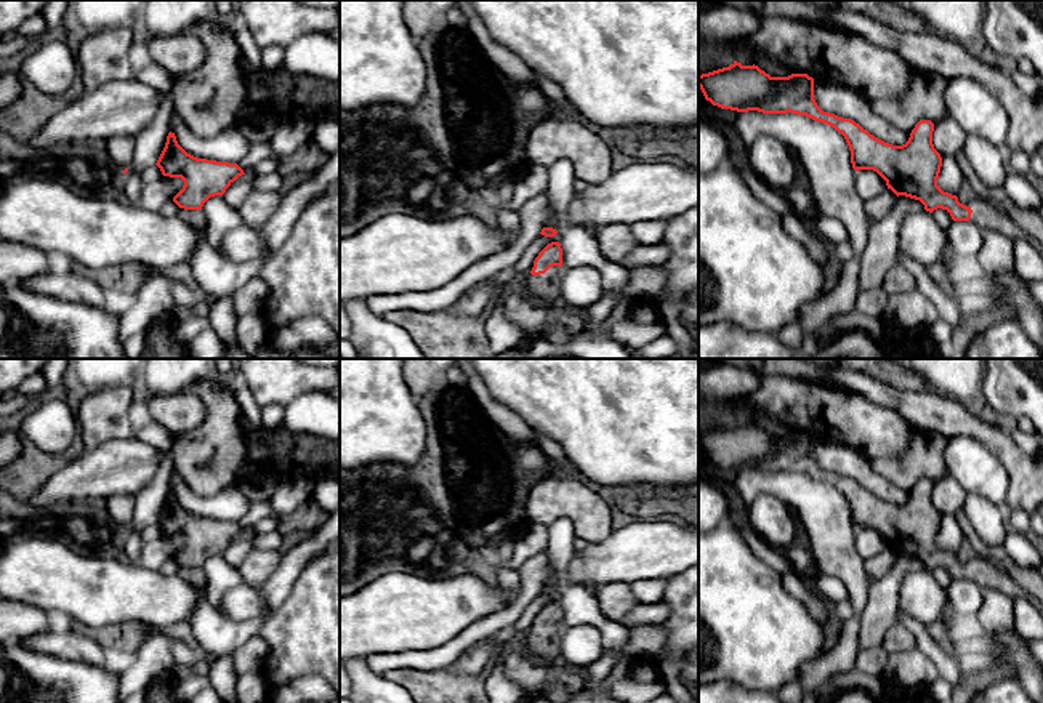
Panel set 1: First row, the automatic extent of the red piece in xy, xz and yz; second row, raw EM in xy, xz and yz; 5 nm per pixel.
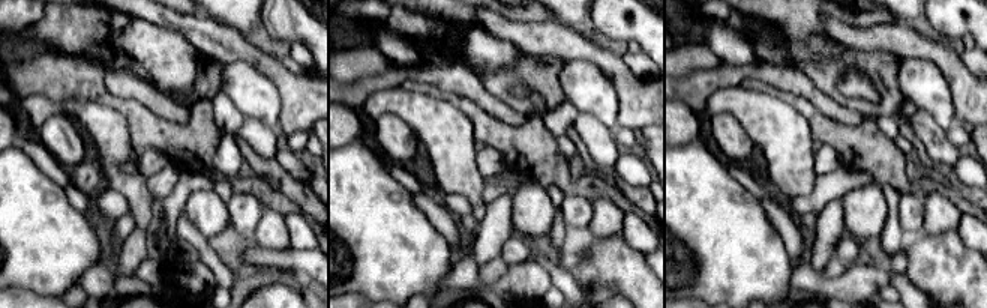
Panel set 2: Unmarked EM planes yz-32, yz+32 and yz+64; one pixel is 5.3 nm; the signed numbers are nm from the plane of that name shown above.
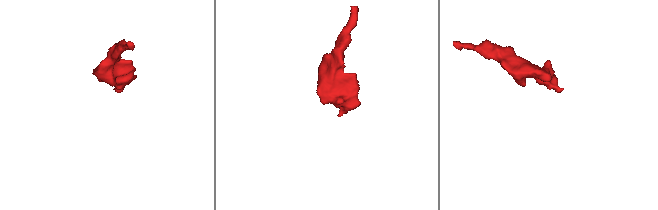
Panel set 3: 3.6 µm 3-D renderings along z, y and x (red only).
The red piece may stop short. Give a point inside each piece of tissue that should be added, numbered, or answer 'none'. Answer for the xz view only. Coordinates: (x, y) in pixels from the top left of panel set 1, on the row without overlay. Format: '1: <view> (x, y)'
1: xz (545, 644)

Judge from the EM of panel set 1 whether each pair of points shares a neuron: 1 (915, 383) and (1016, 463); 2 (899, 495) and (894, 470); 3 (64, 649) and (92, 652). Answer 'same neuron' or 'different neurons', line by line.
1: different neurons
2: different neurons
3: same neuron

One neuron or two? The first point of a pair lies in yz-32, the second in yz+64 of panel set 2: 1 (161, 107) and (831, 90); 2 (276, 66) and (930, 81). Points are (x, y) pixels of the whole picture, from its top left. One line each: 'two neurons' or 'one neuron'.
1: two neurons
2: two neurons

